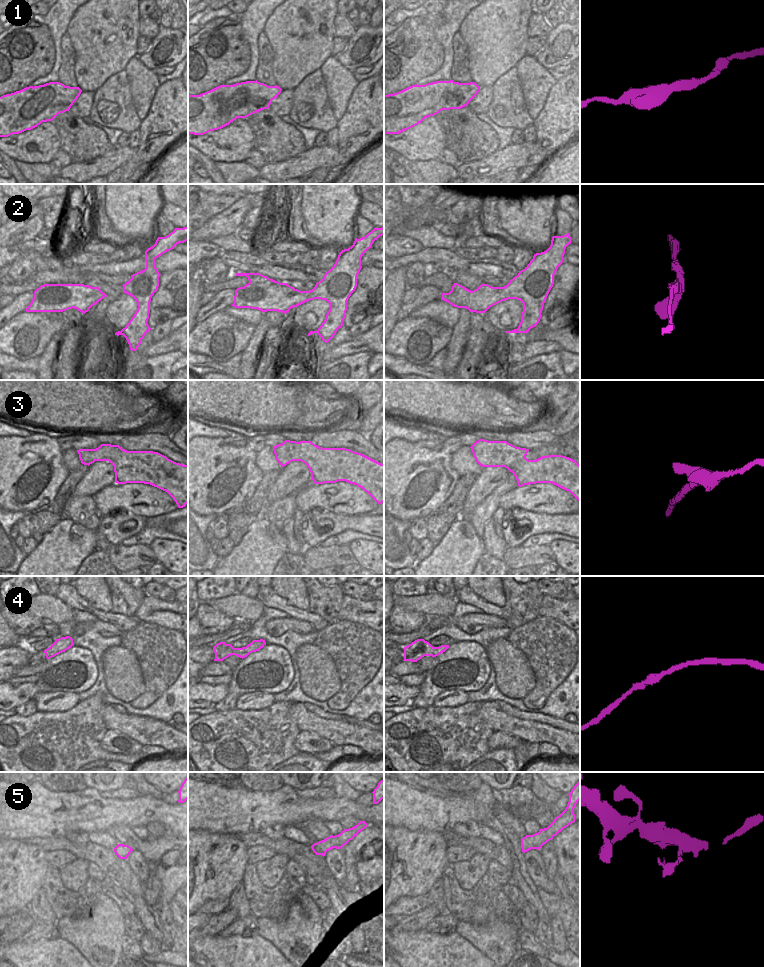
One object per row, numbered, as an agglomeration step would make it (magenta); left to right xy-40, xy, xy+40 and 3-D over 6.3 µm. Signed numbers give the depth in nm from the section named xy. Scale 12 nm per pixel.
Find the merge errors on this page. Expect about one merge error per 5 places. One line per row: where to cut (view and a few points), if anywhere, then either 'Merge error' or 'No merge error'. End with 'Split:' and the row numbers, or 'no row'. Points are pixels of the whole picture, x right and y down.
1: No split. No merge error
2: No split. No merge error
3: No split. No merge error
4: No split. No merge error
5: No split. No merge error
Split: no row.

